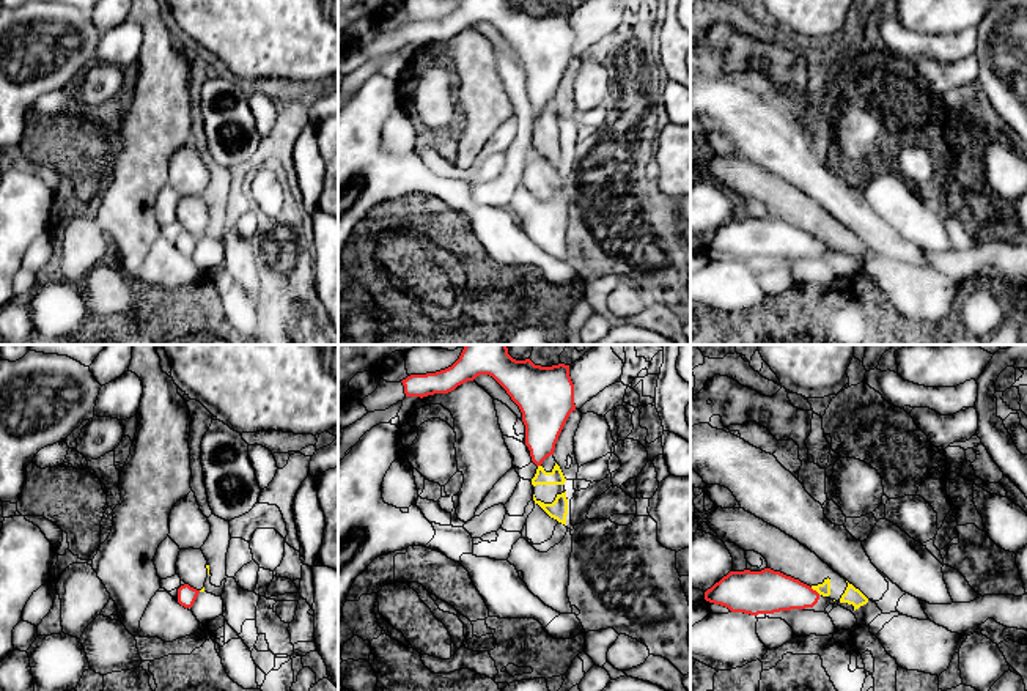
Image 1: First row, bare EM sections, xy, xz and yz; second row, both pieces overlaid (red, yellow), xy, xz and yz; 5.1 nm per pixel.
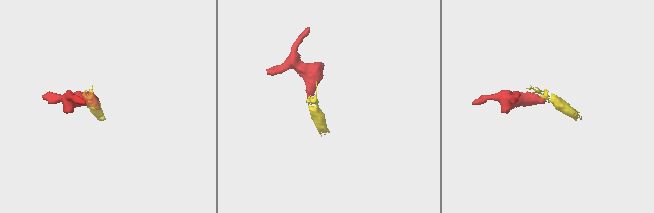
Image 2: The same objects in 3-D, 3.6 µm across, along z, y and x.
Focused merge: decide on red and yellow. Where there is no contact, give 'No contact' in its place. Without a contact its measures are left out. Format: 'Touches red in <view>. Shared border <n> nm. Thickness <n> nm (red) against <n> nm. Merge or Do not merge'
Touches red in yz. Shared border 70 nm. Thickness 220 nm (red) against 70 nm. Do not merge

